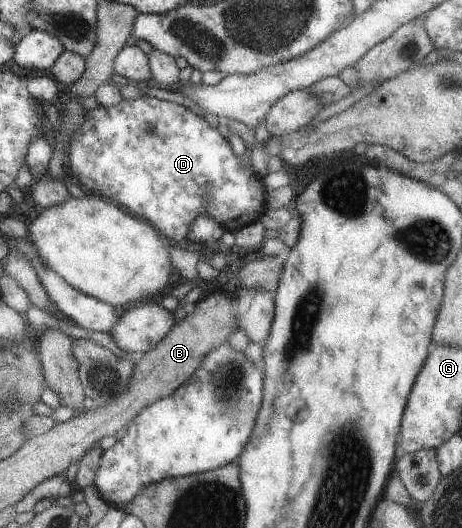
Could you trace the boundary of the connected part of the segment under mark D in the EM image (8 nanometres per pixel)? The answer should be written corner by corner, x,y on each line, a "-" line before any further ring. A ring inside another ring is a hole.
154,97
122,98
122,101
114,106
102,106
99,104
98,107
87,110
83,121
70,135
70,143
67,147
67,170
69,171
69,178
87,193
101,195
101,197
115,202
131,214
134,214
138,218
141,217
142,220
150,223
155,229
161,231
163,235
176,242
185,239
186,235
190,233
190,227
193,226
198,215
208,215
209,218
213,218
217,224
223,227
225,231
231,230
236,232
244,225
249,225
249,223
259,220
262,213
267,210
265,201
269,190
266,189
262,182
263,177
253,170
253,166
245,163
244,155
238,157
235,153
232,153
229,141
224,139
217,129
213,129
213,127
205,123
201,117
191,113
187,107
173,101

